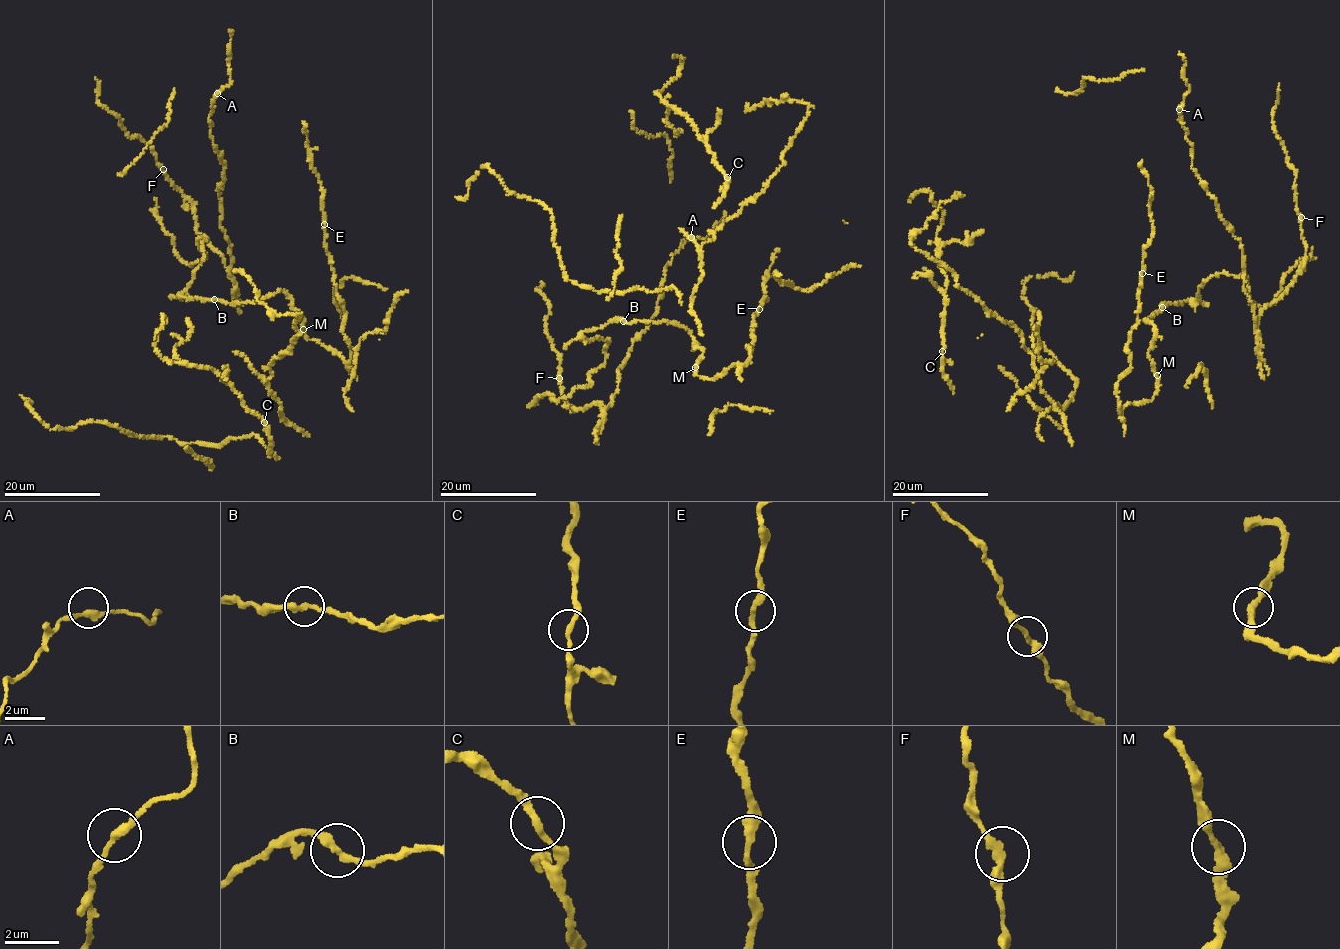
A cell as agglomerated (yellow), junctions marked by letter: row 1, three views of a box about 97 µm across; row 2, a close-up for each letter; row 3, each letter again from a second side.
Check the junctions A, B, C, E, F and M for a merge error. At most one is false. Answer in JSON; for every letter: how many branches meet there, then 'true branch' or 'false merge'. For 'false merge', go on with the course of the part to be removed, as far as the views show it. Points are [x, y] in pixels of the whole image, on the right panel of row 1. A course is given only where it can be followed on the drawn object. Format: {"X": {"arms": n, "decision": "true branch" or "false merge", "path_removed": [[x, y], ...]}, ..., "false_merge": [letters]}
{"A": {"arms": 2, "decision": "true branch"}, "B": {"arms": 2, "decision": "true branch"}, "C": {"arms": 2, "decision": "true branch"}, "E": {"arms": 2, "decision": "true branch"}, "F": {"arms": 2, "decision": "true branch"}, "M": {"arms": 2, "decision": "true branch"}, "false_merge": []}

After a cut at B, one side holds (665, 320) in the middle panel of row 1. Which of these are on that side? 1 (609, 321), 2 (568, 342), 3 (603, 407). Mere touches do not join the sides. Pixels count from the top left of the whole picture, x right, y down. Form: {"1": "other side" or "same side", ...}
{"1": "other side", "2": "other side", "3": "same side"}

